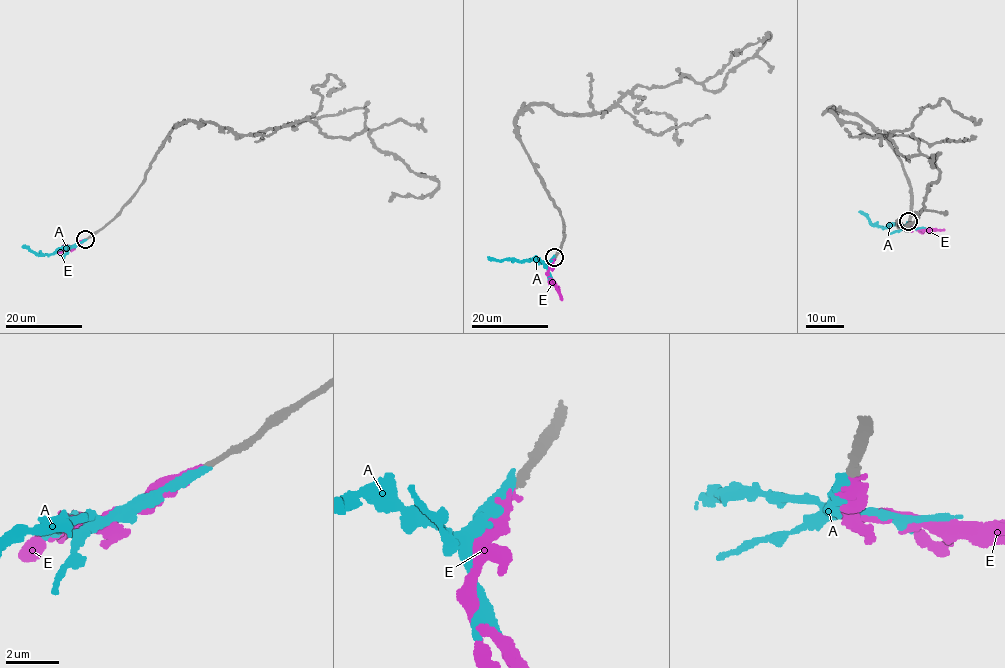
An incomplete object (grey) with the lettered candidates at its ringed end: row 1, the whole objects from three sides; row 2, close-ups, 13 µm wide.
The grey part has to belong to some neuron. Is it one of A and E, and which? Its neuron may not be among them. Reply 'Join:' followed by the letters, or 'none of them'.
Join: E

